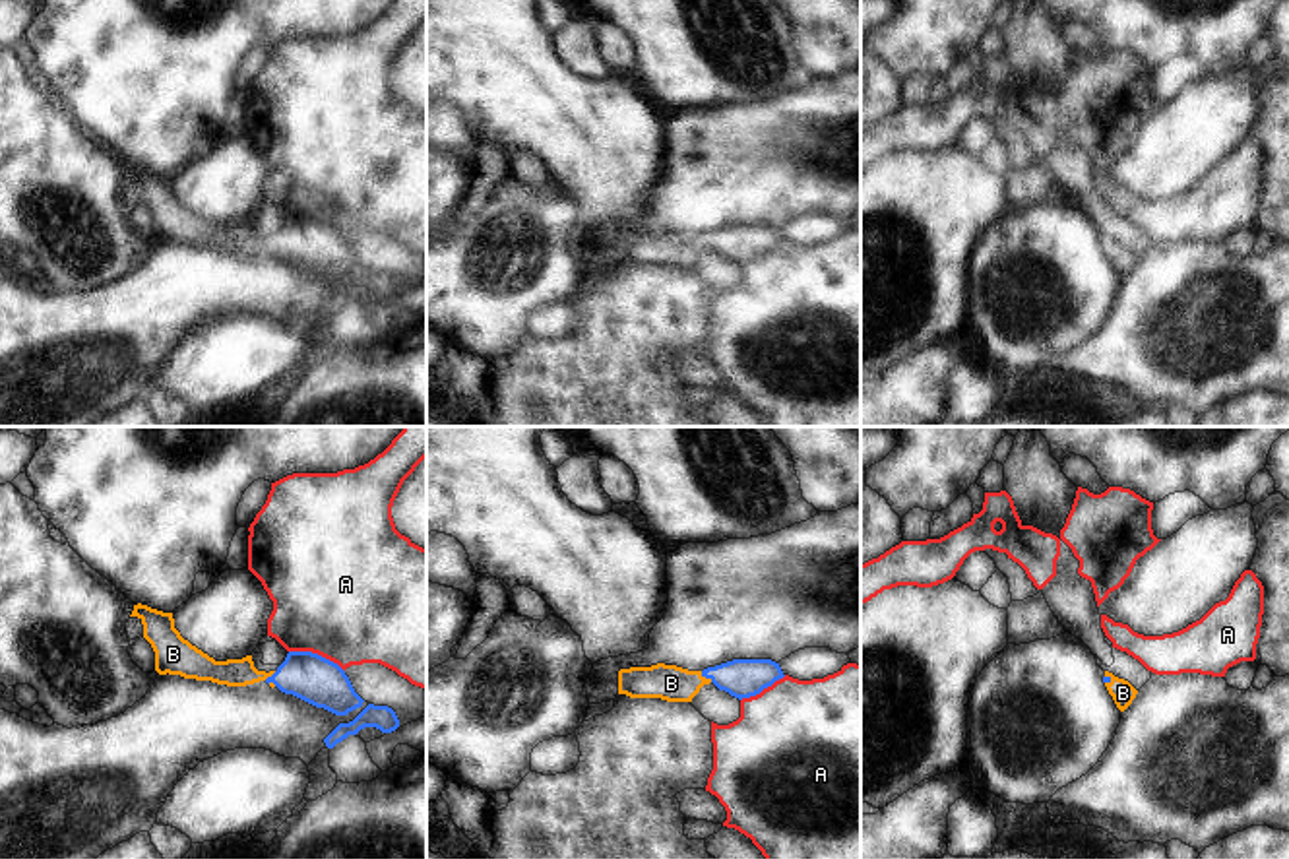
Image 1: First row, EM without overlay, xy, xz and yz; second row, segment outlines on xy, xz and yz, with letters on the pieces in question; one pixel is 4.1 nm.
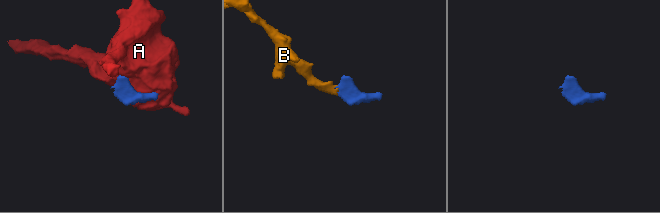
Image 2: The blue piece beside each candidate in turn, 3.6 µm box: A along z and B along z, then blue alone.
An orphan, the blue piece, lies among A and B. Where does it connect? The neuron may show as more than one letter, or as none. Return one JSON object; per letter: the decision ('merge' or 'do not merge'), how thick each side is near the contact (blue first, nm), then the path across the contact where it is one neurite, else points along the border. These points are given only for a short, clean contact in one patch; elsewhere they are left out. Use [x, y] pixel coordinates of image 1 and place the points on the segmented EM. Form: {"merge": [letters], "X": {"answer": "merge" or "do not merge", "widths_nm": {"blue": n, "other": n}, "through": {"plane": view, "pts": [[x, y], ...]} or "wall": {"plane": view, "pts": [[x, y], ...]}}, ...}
{"merge": ["B"], "A": {"answer": "do not merge", "widths_nm": {"blue": 200, "other": 500}}, "B": {"answer": "merge", "widths_nm": {"blue": 160, "other": 150}, "through": {"plane": "xz", "pts": [[741, 677], [706, 677], [671, 683]]}}}

